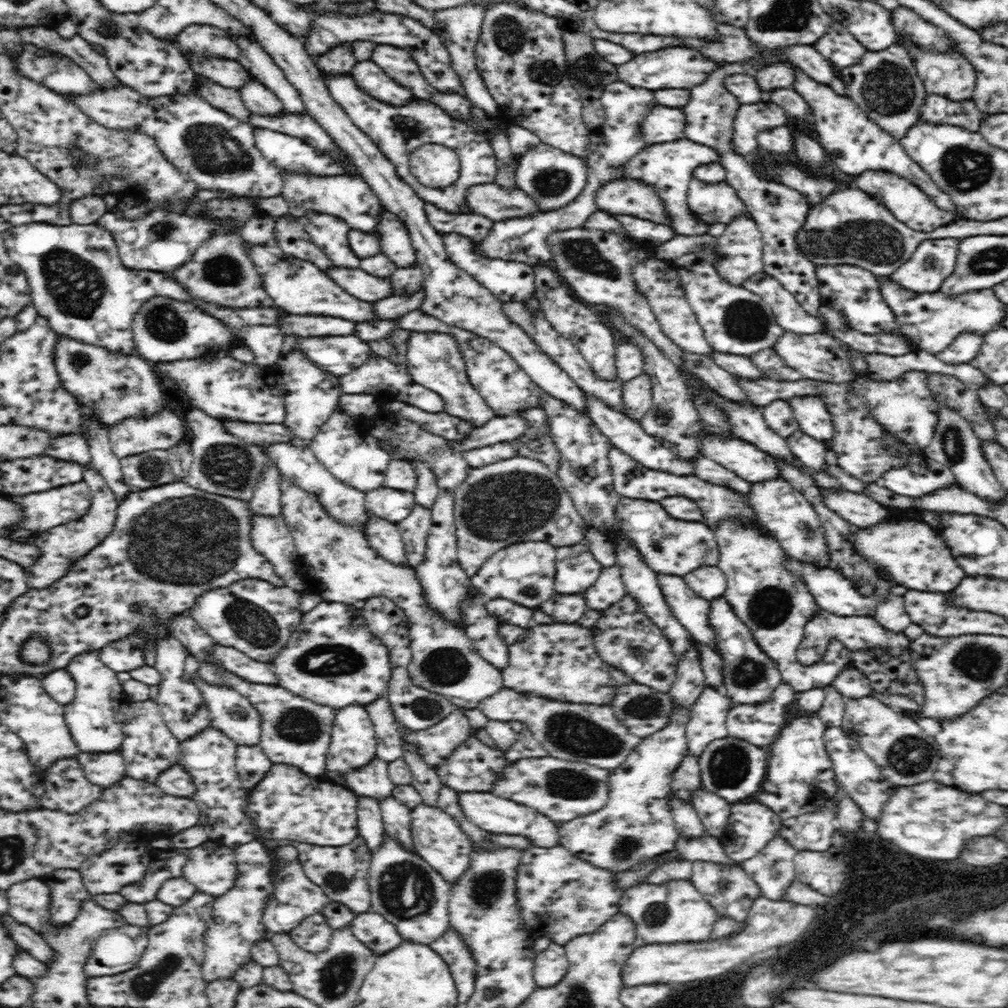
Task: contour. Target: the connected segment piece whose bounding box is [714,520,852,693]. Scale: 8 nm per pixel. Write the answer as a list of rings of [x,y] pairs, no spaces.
[[[722,520],[716,528],[714,535],[719,549],[717,567],[724,572],[727,582],[724,597],[736,616],[752,631],[758,646],[777,665],[782,681],[798,693],[825,688],[852,665],[852,652],[842,642],[832,639],[820,662],[812,665],[798,663],[796,653],[804,638],[806,623],[821,608],[806,584],[784,568],[787,556],[778,540],[770,533],[761,536],[762,532],[757,526],[740,524],[737,520]]]

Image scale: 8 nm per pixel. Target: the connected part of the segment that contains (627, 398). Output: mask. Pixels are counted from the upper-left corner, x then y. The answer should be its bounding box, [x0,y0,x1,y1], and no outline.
[622,372,653,423]

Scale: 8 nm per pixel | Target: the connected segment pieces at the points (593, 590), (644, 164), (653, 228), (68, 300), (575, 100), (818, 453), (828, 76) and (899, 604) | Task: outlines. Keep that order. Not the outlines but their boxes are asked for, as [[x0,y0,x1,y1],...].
[[582,565,626,611],[621,137,720,236],[612,214,674,245],[6,224,278,354],[476,3,590,160],[785,429,844,478],[782,44,837,86],[874,592,912,633]]

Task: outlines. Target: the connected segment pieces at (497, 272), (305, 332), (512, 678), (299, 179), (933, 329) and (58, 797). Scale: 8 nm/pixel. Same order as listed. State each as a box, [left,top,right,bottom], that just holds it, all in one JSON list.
[[442,234,535,303],[280,316,356,336],[500,622,633,705],[282,172,383,235],[878,277,1007,354],[40,757,104,814]]

